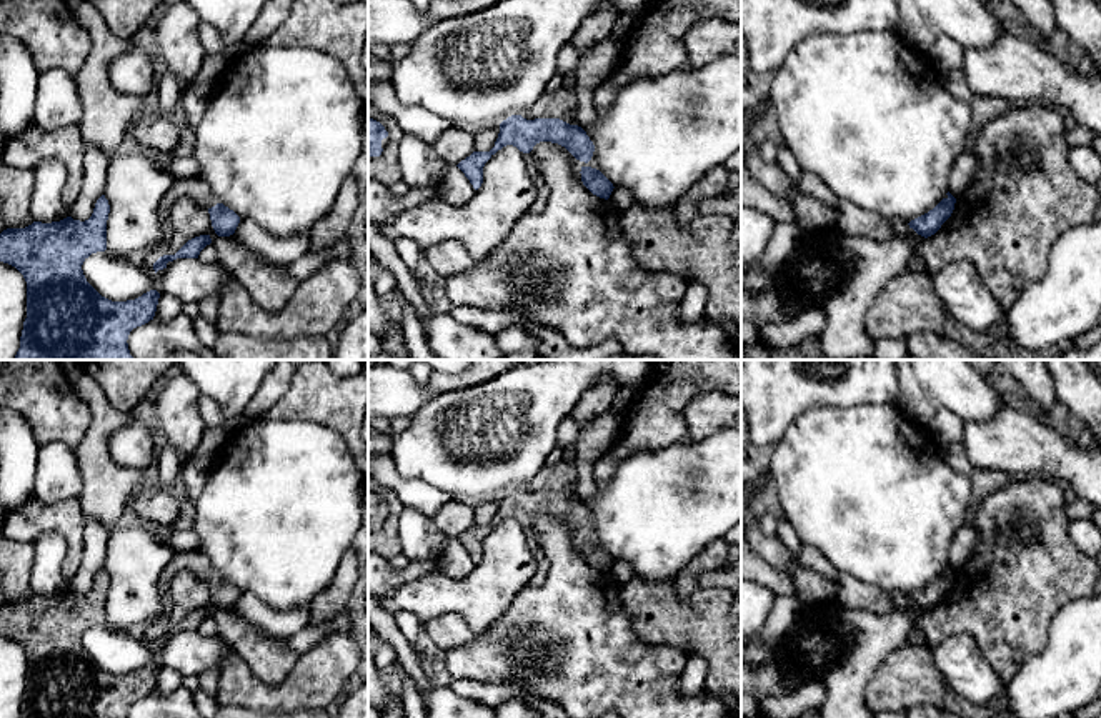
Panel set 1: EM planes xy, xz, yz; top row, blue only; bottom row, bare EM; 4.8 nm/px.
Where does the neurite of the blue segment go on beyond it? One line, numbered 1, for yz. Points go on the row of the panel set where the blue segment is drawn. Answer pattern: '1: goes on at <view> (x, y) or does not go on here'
1: does not go on here

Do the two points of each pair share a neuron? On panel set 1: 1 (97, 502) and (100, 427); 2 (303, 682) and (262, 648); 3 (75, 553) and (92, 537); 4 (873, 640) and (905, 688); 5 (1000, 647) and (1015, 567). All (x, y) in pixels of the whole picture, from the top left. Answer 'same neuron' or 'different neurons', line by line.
1: same neuron
2: different neurons
3: different neurons
4: different neurons
5: same neuron

